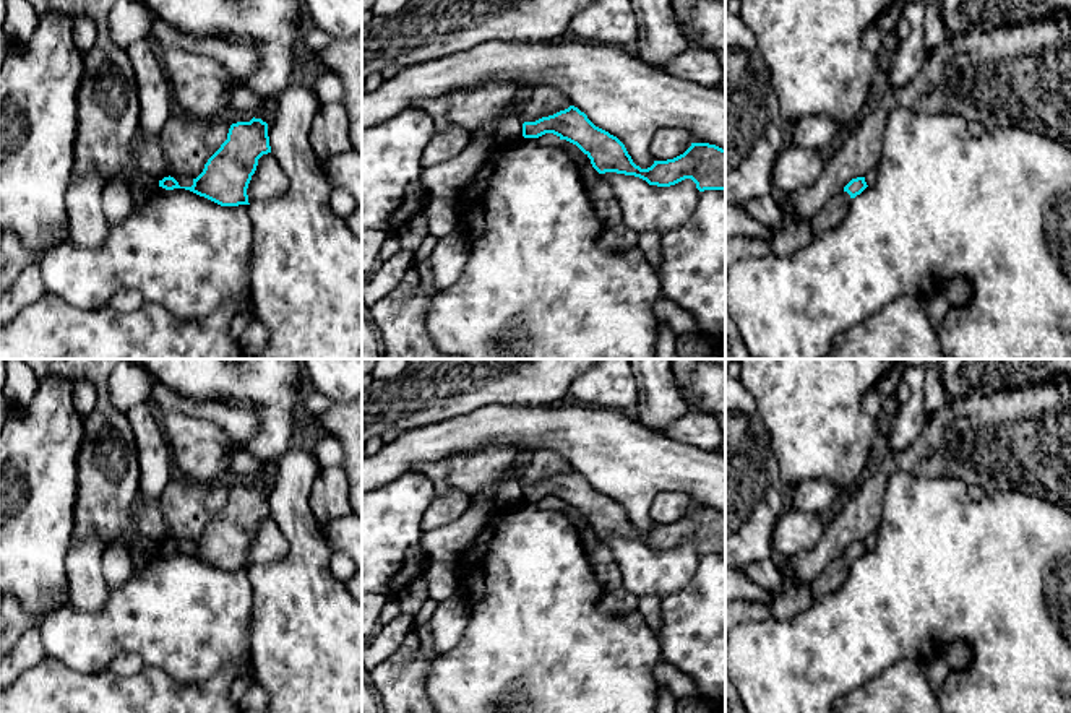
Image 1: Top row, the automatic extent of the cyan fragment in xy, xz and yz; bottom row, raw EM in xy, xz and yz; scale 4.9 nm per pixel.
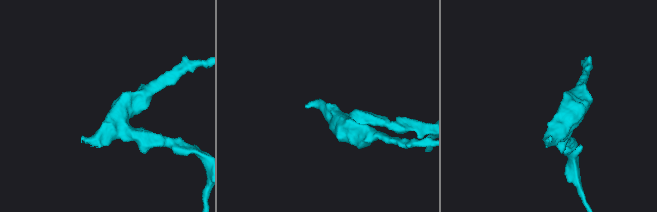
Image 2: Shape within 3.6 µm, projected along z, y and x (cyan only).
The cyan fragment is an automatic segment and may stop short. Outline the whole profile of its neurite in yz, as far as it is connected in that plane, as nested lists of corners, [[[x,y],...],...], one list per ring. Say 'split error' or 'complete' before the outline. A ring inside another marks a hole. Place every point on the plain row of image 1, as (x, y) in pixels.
split error | [[[865,541],[852,542],[844,554],[832,560],[811,583],[815,599],[834,593],[849,577],[850,565],[867,552]]]

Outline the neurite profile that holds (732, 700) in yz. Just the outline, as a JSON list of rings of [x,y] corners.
[[[725,666],[725,713],[746,713],[743,702],[733,687]]]

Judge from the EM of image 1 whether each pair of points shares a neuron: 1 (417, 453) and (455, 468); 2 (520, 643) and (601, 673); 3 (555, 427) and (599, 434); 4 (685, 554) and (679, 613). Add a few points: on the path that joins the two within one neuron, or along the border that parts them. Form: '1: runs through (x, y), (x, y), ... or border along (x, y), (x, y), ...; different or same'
1: border along (474, 452), (422, 462), (412, 470); different
2: runs through (539, 655), (562, 655), (581, 673); same
3: runs through (567, 429), (588, 434); same
4: border along (701, 556), (696, 572), (677, 592), (661, 598); different

